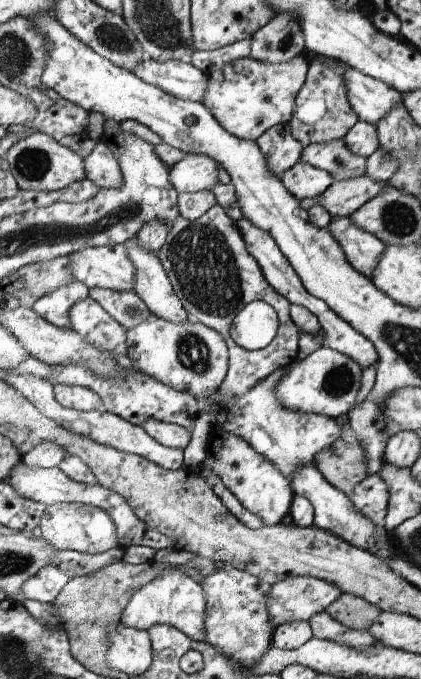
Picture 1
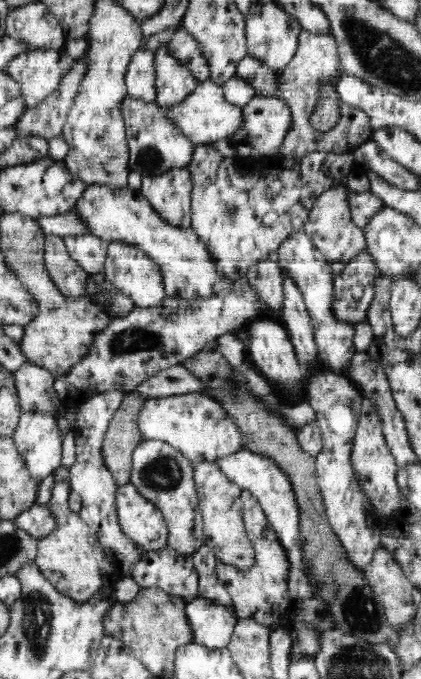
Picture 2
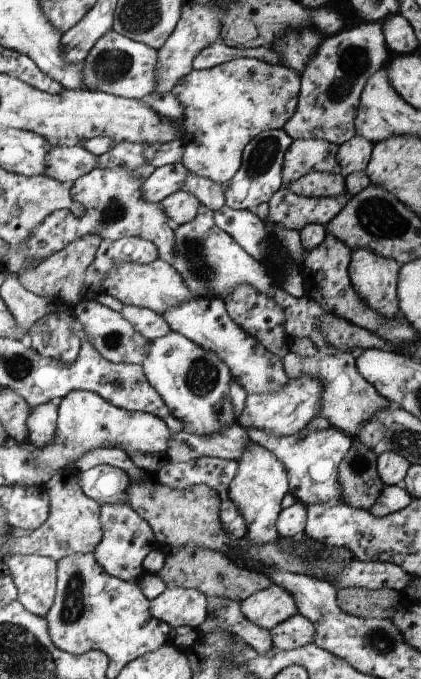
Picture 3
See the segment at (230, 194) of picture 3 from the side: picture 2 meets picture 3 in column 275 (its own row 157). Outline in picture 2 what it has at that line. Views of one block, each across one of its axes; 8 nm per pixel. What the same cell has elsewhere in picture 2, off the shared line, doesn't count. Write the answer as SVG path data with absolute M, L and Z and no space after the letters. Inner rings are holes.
M126 94L121 107L127 129L129 167L132 171L151 175L163 173L172 167L190 165L194 144L170 121L163 107L155 102L142 102L130 94Z

